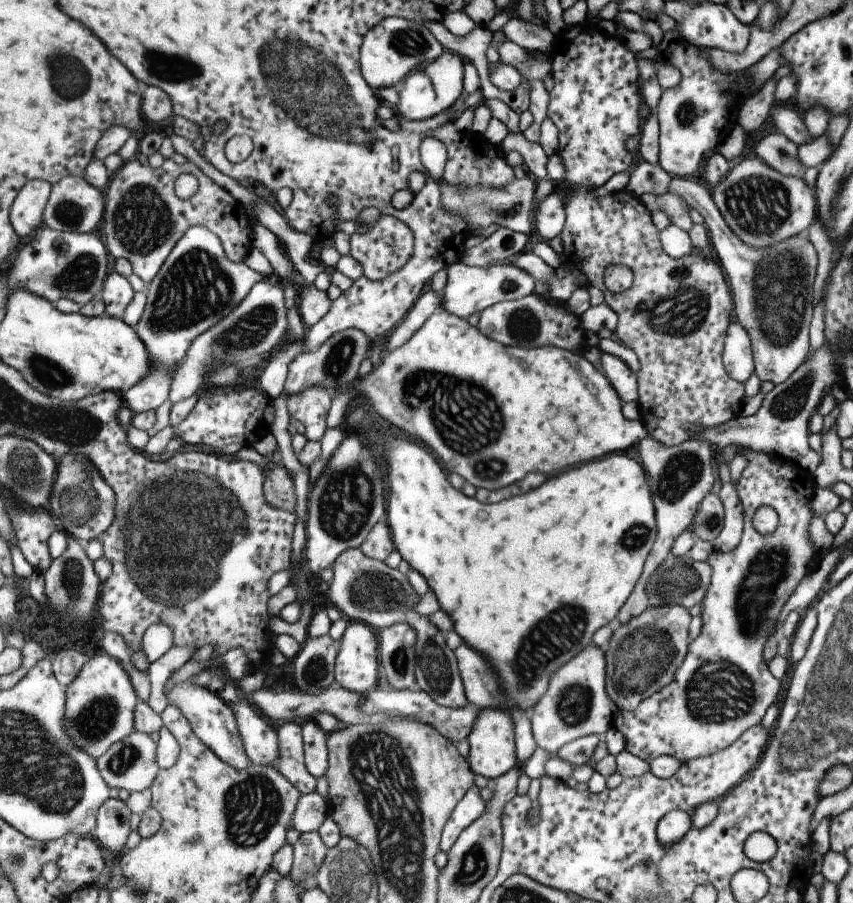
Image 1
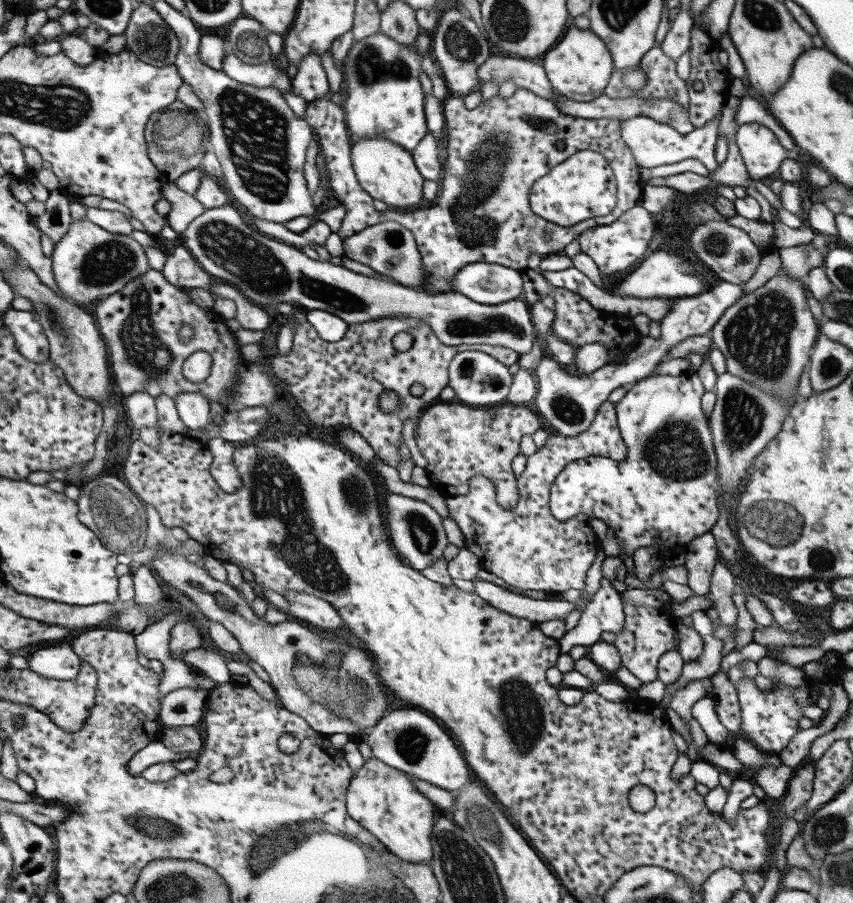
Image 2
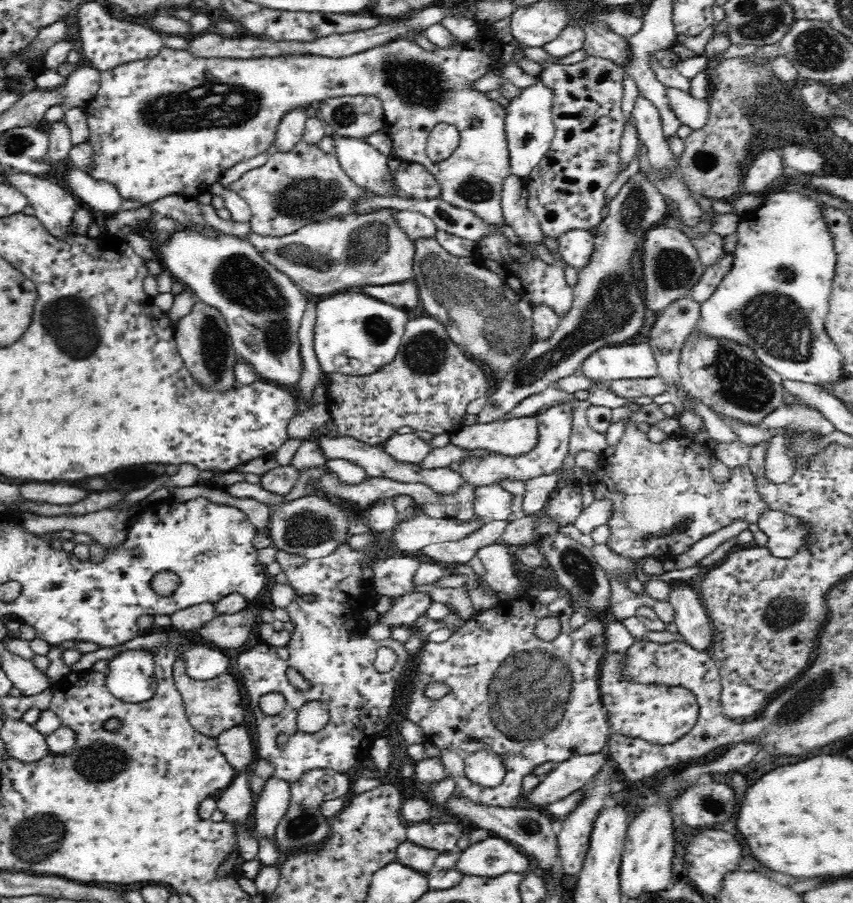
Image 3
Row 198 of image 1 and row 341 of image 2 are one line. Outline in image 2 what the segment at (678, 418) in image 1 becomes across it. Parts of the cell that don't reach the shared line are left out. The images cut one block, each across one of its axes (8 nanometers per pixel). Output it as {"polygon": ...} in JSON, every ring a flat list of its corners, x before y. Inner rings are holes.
{"polygon":[[553,288,551,296,555,300,555,318,553,318,551,330,559,340,563,340,575,348,599,342,607,348,607,356,609,356,607,364,617,364,619,358,627,358,627,354,639,344,641,336,633,328,633,322,629,316,607,314,607,312,595,310,585,298,581,298,579,294,575,294,571,290,565,290,565,288]]}

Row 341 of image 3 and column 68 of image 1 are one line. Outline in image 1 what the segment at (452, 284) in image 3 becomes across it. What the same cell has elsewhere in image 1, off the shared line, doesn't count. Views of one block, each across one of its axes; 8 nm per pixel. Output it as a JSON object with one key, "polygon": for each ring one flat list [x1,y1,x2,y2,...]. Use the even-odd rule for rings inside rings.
{"polygon":[[67,454,59,462,59,474,55,482,55,492,47,504,47,510,53,514,57,528,65,530,69,536,83,540,101,538,117,518,117,490,101,476,101,470,83,454]]}

